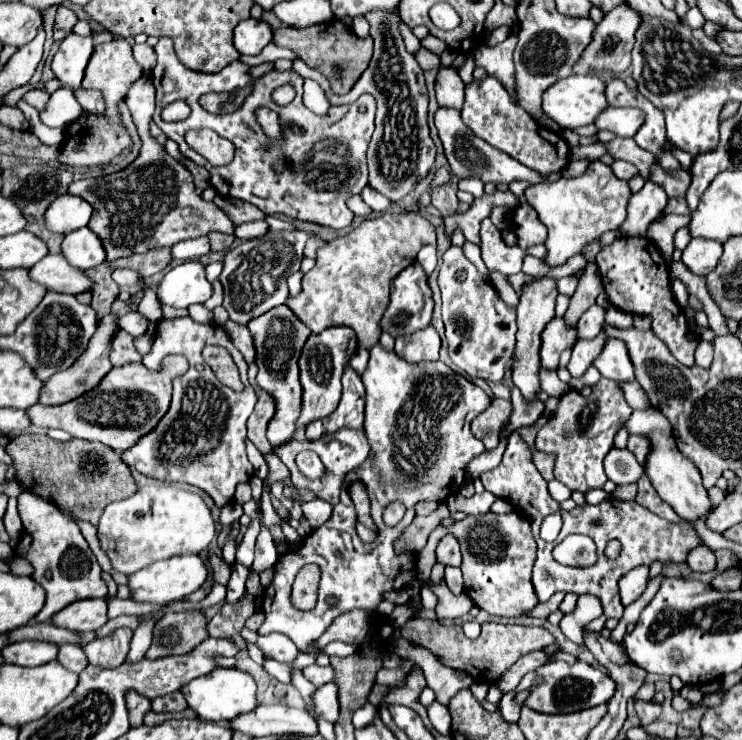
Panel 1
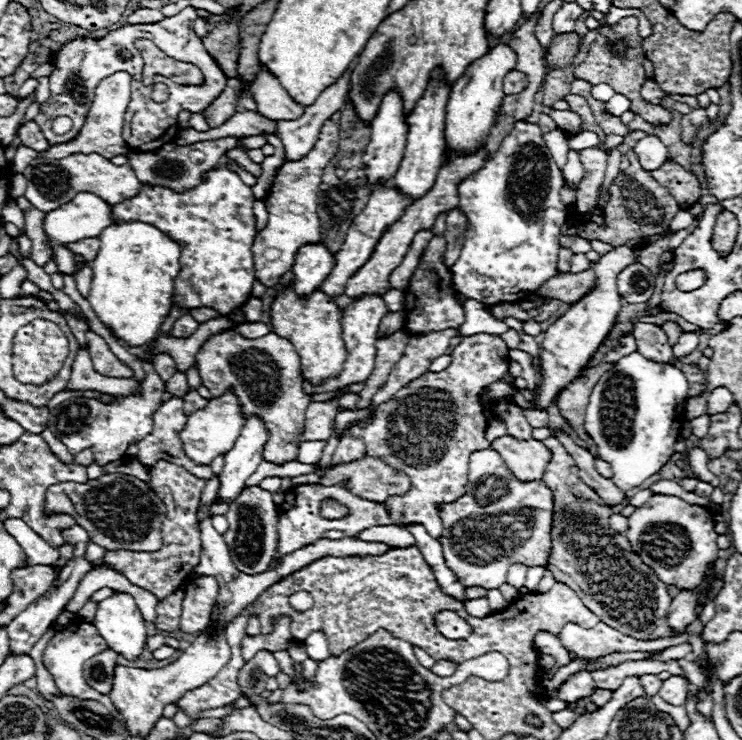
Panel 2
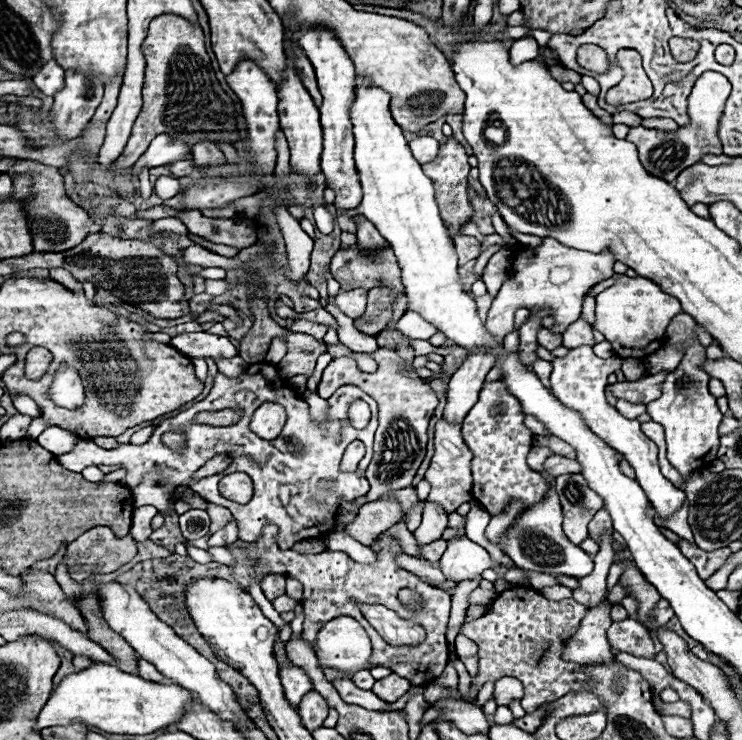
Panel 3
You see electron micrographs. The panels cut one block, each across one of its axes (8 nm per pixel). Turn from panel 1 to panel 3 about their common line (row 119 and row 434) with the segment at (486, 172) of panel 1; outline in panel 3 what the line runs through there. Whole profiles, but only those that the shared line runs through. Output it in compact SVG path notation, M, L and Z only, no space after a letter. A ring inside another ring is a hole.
M440 420L436 424L436 438L434 438L434 458L430 462L430 468L426 472L426 480L430 482L430 494L428 494L428 502L434 502L438 506L442 506L446 510L446 514L456 512L456 508L468 500L472 500L470 488L472 488L472 474L470 474L470 460L472 460L472 452L468 450L468 446L462 440L460 434L460 426L448 424L444 420Z

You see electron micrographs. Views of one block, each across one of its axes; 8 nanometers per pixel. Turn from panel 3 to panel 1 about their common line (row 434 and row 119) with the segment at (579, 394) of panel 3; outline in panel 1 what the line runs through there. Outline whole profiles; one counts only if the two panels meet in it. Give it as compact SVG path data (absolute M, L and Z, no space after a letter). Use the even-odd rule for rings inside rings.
M608 108L594 122L598 130L610 130L616 136L632 138L640 124L644 124L644 112L640 108Z

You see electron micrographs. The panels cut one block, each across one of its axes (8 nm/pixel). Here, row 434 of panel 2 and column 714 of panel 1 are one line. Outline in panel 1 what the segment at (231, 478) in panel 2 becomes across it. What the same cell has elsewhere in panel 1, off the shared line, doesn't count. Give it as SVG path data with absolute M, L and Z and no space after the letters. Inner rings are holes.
M692 238L682 252L684 264L694 274L702 276L706 276L716 268L720 256L722 256L722 244L718 240L704 240L704 238Z

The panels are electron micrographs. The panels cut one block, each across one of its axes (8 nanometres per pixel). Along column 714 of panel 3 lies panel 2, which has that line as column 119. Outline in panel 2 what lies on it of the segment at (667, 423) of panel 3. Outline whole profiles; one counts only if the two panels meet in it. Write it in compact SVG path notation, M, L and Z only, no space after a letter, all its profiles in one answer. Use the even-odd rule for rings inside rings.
M146 358L146 362L144 362L146 380L140 382L142 394L116 398L116 402L112 402L112 404L102 404L94 398L70 398L70 400L64 400L60 406L56 406L50 412L48 426L56 434L56 438L68 446L70 454L76 454L84 448L92 448L94 462L104 466L112 460L124 458L124 452L130 442L138 442L148 432L152 432L152 414L162 404L164 382L150 366L150 360L152 358Z

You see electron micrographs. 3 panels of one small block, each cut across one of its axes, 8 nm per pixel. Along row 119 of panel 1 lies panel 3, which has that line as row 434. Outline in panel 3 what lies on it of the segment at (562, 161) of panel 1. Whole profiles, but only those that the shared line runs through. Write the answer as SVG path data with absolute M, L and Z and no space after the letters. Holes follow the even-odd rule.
M498 382L484 384L478 402L472 406L462 424L462 438L472 450L474 458L470 470L474 476L472 496L488 510L490 516L498 516L512 502L522 502L520 514L546 498L550 482L528 468L526 454L532 448L532 432L524 428L524 414L514 396L508 396L508 388Z

